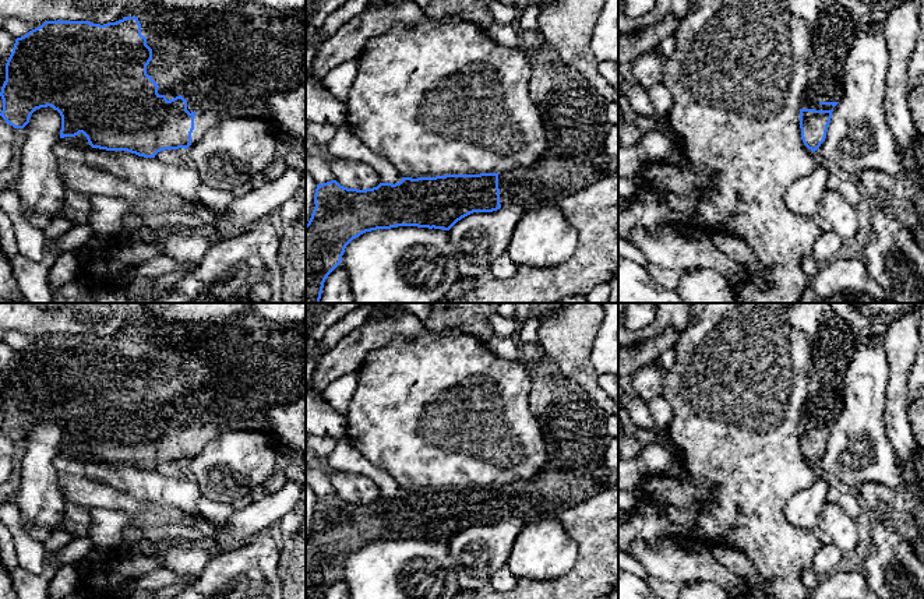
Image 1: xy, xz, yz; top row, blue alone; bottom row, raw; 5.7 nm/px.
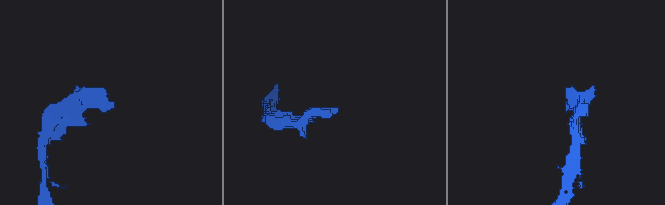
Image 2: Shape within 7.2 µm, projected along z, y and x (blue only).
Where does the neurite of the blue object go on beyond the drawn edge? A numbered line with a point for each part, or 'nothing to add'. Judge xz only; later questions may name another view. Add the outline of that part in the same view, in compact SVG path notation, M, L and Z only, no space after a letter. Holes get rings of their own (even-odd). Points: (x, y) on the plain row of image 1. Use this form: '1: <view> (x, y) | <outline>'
1: xz (542, 497) | M604 465L581 475L558 471L540 471L528 480L498 486L500 517L501 521L521 518L525 524L535 521L556 521L560 511L578 505L589 497L595 497L614 486L618 486L618 471Z

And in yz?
1: yz (835, 344) | M830 313L821 320L812 349L808 397L800 422L832 423L832 415L843 408L843 378L856 350L856 335L851 327L837 314Z

